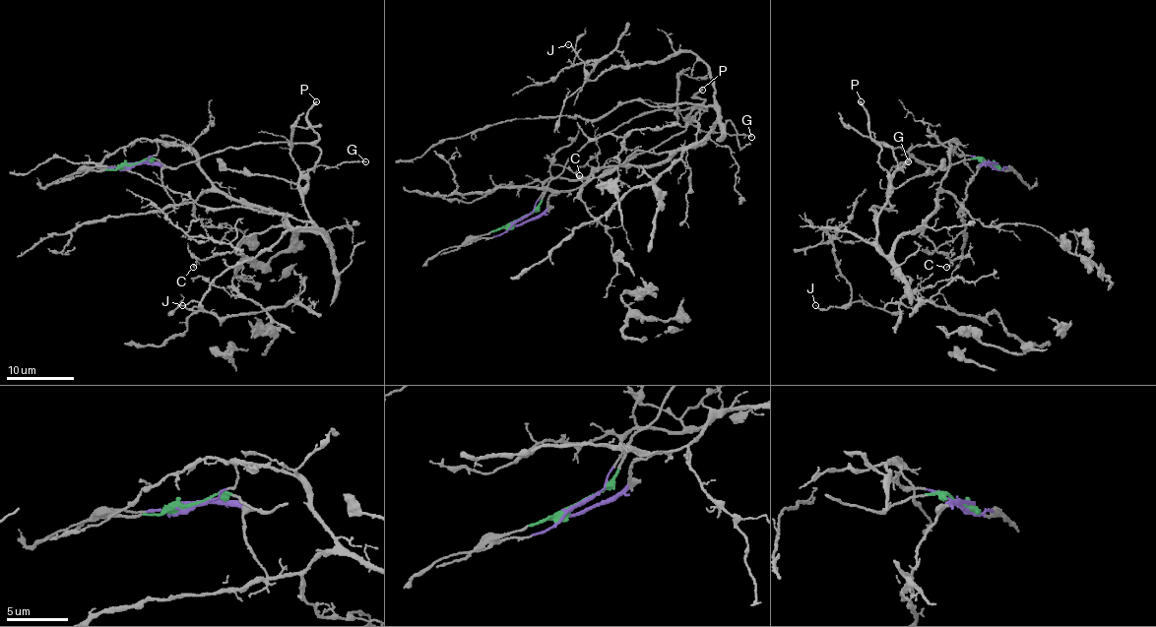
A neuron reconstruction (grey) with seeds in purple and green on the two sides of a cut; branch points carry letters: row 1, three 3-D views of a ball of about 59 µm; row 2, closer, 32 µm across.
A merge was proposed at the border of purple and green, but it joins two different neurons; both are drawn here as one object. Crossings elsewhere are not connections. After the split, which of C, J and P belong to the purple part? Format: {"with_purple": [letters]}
{"with_purple": ["C", "J"]}

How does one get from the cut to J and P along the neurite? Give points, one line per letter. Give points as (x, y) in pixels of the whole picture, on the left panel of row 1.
J: (133, 164), (155, 162), (175, 204), (216, 192), (322, 233), (334, 254), (329, 237), (288, 228), (182, 304)
P: (133, 164), (154, 157), (175, 168), (202, 156), (256, 143), (313, 143), (318, 134), (306, 112), (317, 100)

